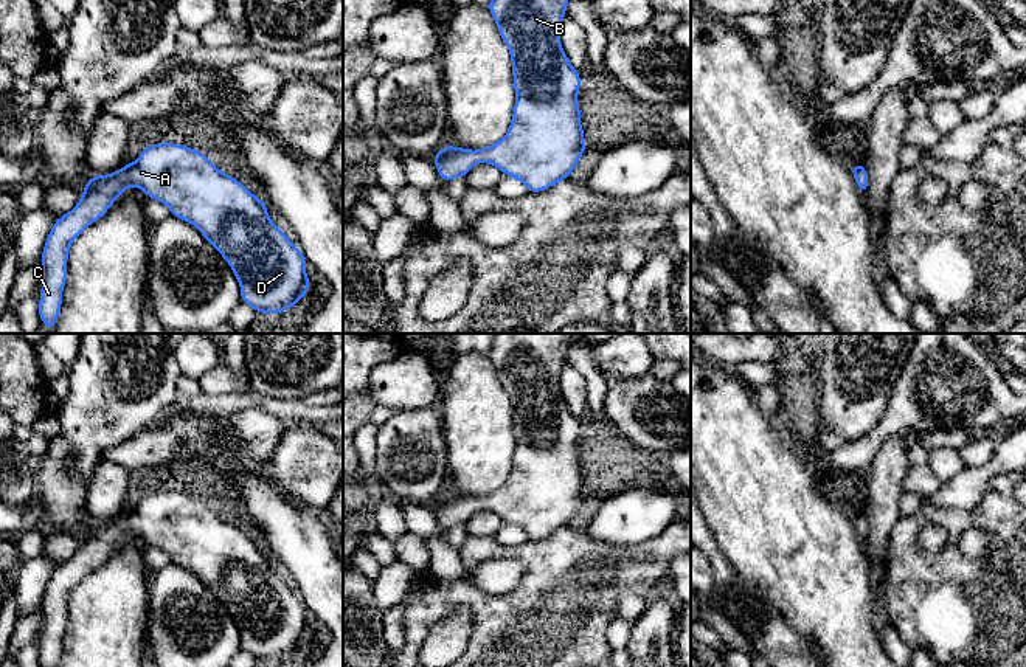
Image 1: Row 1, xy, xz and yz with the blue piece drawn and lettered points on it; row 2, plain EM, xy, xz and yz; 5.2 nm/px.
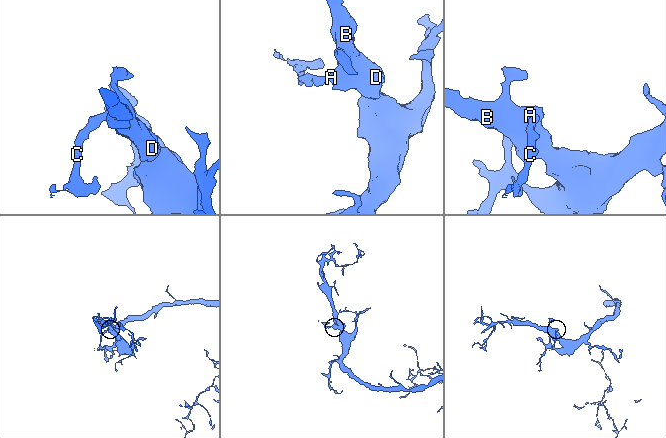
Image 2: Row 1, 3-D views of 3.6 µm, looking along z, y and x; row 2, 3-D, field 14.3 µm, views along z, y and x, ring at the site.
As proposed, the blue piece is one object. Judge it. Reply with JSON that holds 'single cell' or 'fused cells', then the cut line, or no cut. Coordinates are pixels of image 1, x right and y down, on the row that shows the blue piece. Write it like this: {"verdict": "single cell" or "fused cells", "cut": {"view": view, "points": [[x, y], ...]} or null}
{"verdict": "single cell", "cut": null}

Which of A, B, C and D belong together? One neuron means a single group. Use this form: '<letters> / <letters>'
A B C D

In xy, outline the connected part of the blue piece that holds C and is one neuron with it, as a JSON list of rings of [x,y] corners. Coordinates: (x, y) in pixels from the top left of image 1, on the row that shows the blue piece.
[[[157,143],[146,146],[137,161],[124,164],[120,171],[92,175],[76,206],[53,223],[42,251],[43,279],[39,299],[39,318],[50,332],[62,306],[71,242],[84,228],[101,219],[129,186],[137,186],[147,199],[165,203],[171,216],[192,223],[228,262],[241,285],[241,301],[256,313],[282,313],[312,287],[303,251],[272,222],[265,202],[239,180],[219,171],[200,150],[174,143]]]

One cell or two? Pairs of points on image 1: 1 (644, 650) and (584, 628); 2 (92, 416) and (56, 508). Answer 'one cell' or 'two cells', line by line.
1: two cells
2: one cell

